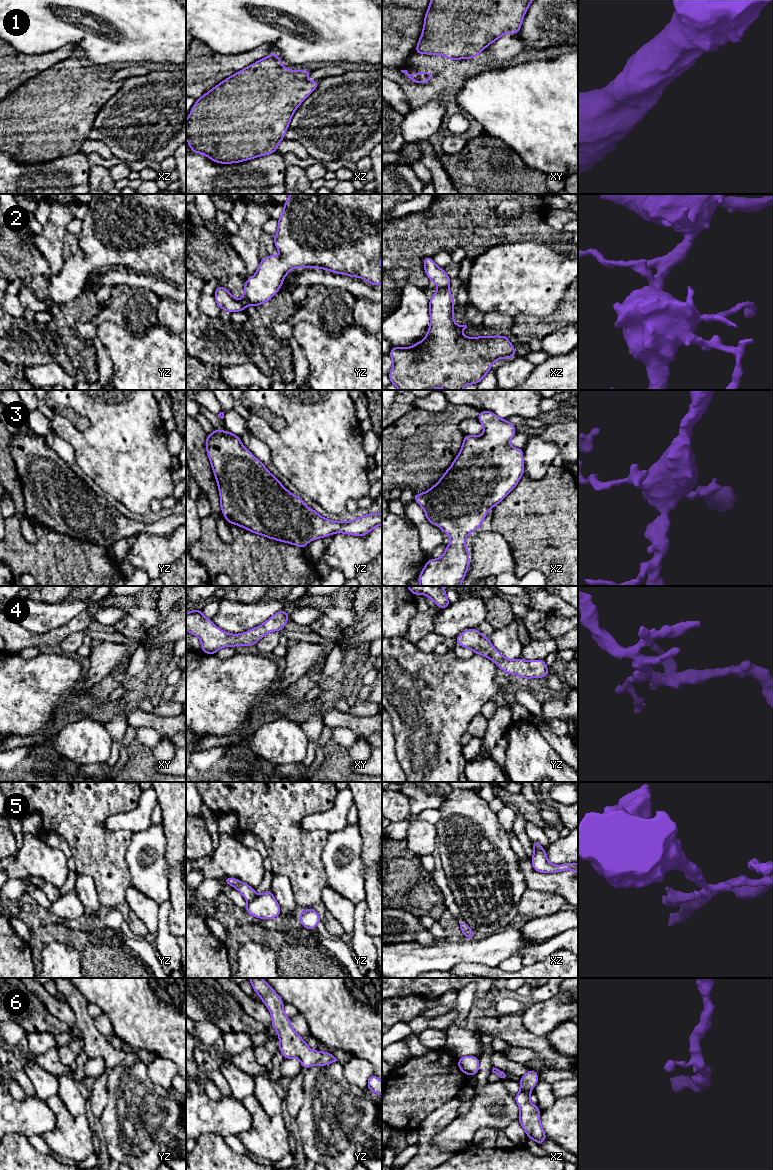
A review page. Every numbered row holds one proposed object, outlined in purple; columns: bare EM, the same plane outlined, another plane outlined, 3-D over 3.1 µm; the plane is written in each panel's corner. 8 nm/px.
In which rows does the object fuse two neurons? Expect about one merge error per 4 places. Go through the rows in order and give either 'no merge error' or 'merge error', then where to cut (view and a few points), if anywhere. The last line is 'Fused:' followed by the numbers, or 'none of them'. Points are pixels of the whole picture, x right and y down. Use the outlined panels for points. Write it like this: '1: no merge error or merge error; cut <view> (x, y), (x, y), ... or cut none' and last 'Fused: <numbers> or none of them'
1: no merge error; cut none
2: no merge error; cut none
3: no merge error; cut none
4: no merge error; cut none
5: merge error; cut yz (256, 895), (248, 902)
6: no merge error; cut none
Fused: 5

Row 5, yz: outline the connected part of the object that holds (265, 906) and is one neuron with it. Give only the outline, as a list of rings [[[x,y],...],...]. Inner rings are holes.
[[[270,890],[248,902],[244,910],[253,917],[261,919],[274,919],[281,913],[281,908]]]

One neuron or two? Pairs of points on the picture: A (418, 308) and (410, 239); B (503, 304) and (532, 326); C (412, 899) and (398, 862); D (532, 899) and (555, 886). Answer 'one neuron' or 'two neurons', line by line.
A: two neurons
B: two neurons
C: one neuron
D: two neurons

